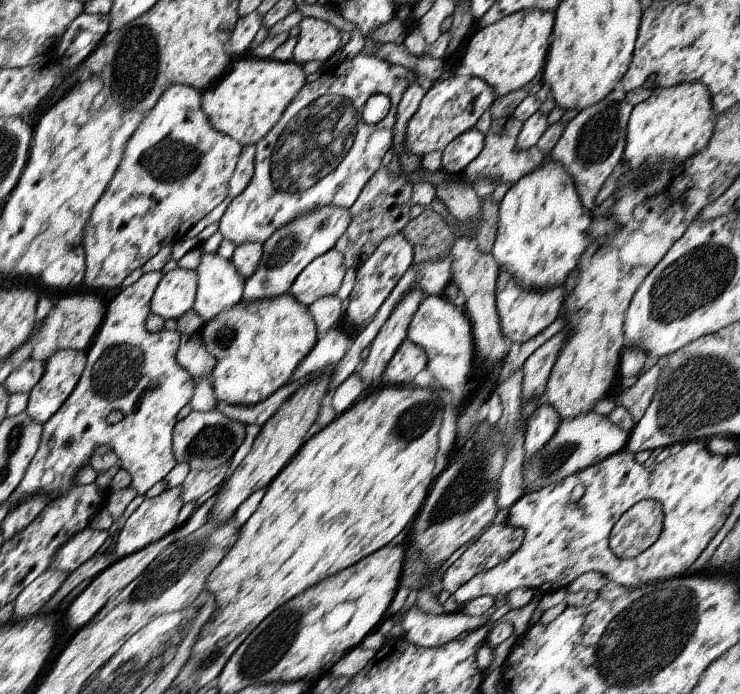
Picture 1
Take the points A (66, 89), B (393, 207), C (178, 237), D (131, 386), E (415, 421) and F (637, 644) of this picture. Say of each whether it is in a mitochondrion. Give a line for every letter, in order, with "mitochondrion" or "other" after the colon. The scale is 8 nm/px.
A: other
B: other
C: other
D: mitochondrion
E: mitochondrion
F: mitochondrion

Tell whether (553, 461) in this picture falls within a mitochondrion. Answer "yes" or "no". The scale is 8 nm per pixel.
yes

